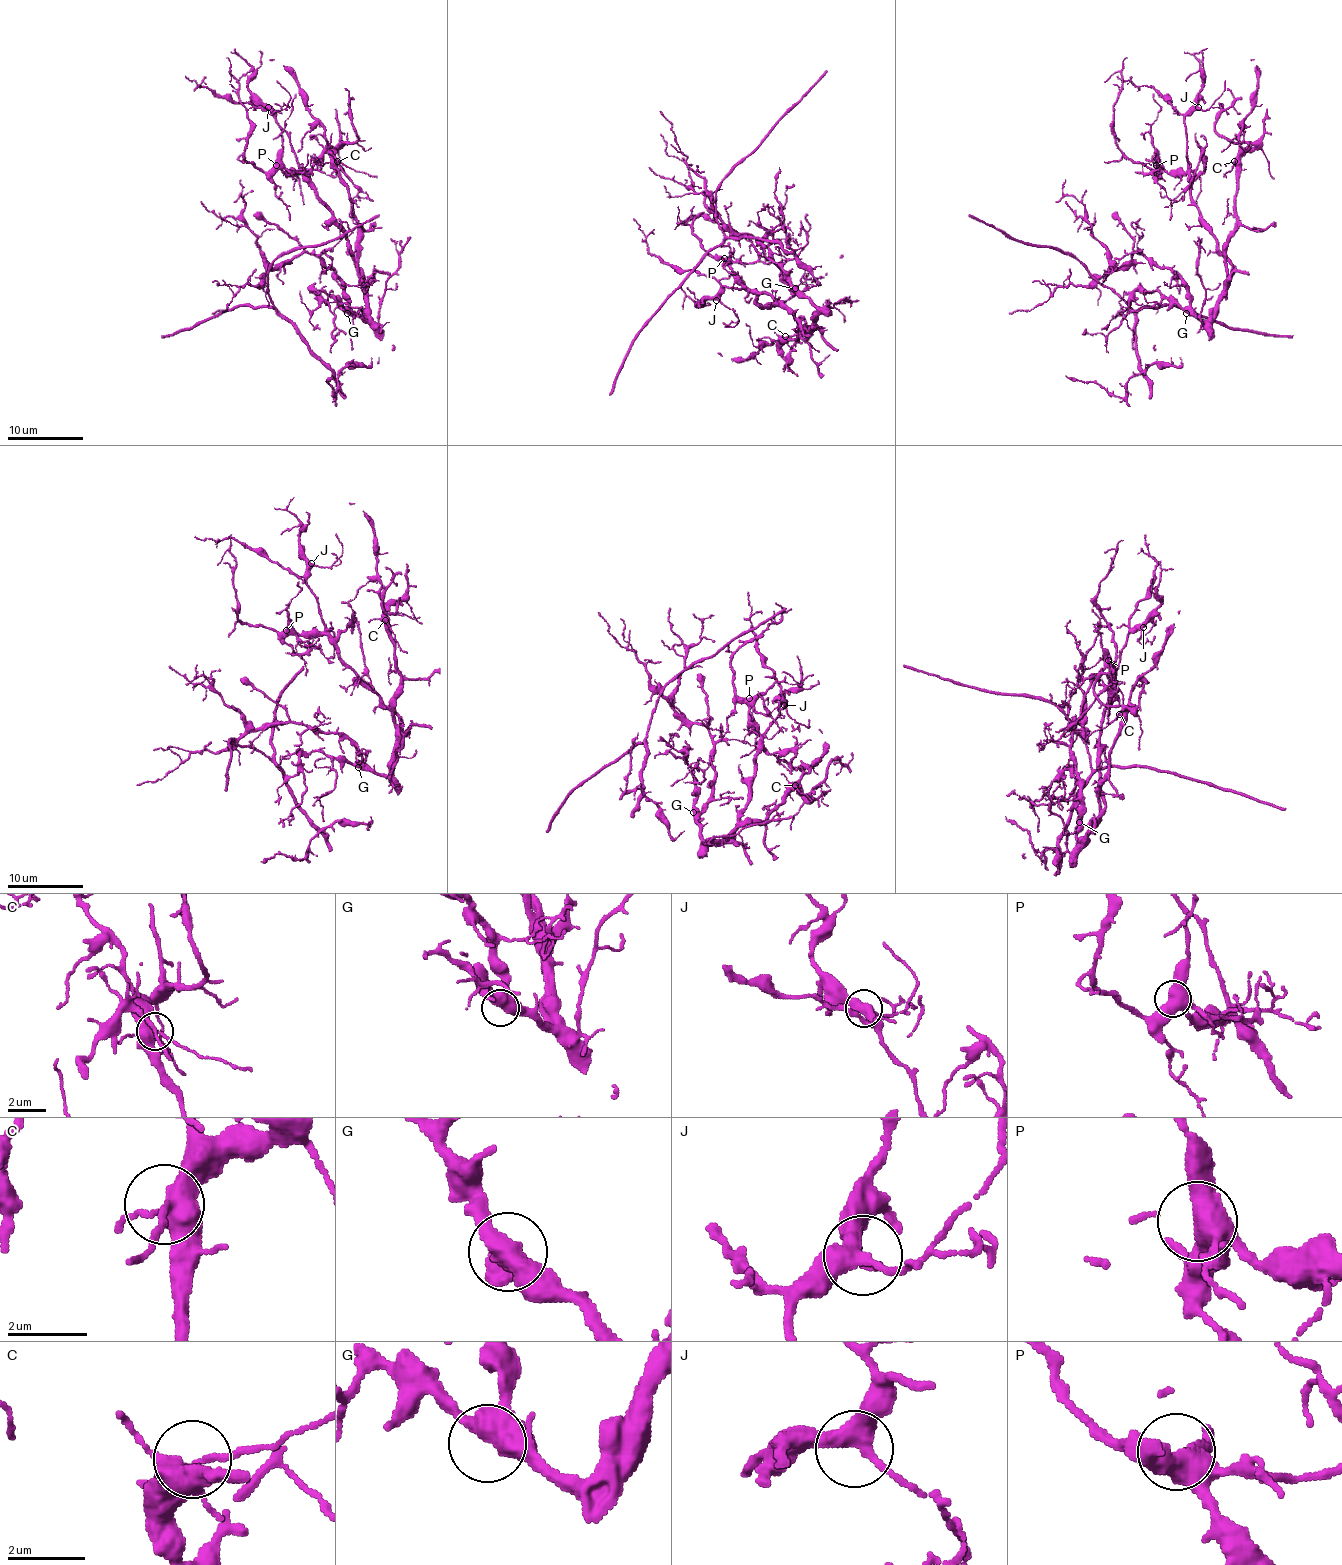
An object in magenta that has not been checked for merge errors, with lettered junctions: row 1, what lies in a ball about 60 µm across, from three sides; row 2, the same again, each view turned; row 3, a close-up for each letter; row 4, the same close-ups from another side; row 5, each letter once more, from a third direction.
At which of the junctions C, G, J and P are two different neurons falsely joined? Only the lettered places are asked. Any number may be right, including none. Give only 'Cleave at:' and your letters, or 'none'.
Cleave at: none

